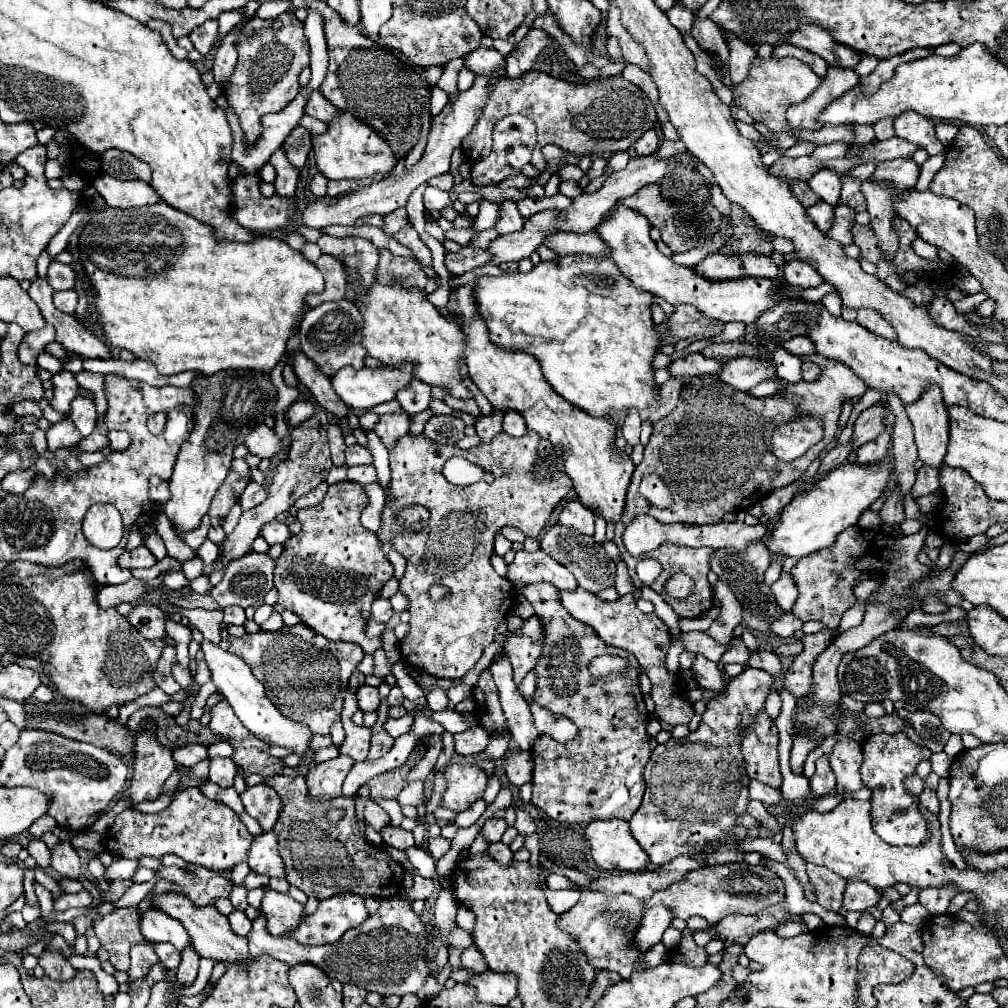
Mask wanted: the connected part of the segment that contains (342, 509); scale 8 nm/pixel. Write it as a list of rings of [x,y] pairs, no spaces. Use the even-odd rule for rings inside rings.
[[[341,481],[329,485],[329,491],[319,505],[299,509],[297,519],[303,525],[303,531],[287,539],[283,553],[275,561],[275,589],[279,591],[279,605],[299,615],[303,623],[311,627],[315,633],[321,633],[323,637],[333,641],[357,643],[365,653],[373,653],[375,649],[381,647],[381,637],[369,639],[365,635],[365,625],[371,615],[371,603],[377,599],[385,581],[393,577],[393,565],[381,551],[379,537],[359,523],[361,511],[365,507],[367,507],[367,493],[363,485],[353,481]]]

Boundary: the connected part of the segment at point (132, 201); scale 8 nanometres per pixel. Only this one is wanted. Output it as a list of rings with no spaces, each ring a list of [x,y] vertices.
[[[101,173],[95,181],[93,187],[97,193],[107,201],[109,207],[145,207],[145,205],[155,205],[161,201],[161,197],[155,193],[155,189],[149,183],[143,181],[119,181],[109,177],[107,173]]]

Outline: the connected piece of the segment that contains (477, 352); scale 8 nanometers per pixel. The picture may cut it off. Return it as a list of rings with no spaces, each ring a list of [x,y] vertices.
[[[477,317],[477,319],[469,321],[469,323],[465,323],[461,329],[467,335],[465,359],[467,359],[469,375],[471,375],[473,383],[479,387],[479,391],[489,399],[489,403],[495,409],[499,409],[503,413],[507,413],[511,409],[517,411],[525,419],[527,429],[535,431],[541,439],[547,439],[547,441],[551,441],[553,447],[561,449],[561,459],[565,463],[565,473],[571,477],[573,487],[575,487],[575,491],[579,495],[579,501],[585,507],[599,509],[601,515],[605,517],[605,521],[617,523],[621,519],[621,513],[623,513],[625,495],[627,495],[627,487],[629,487],[629,481],[631,481],[635,465],[631,463],[629,457],[623,455],[623,451],[615,449],[615,431],[617,431],[615,421],[609,415],[607,415],[607,419],[595,419],[595,417],[587,415],[585,411],[579,411],[579,407],[567,403],[559,393],[553,391],[553,387],[547,385],[547,381],[543,379],[541,367],[535,361],[535,357],[525,355],[523,351],[505,351],[505,349],[495,347],[489,341],[489,331],[487,331],[483,319]]]

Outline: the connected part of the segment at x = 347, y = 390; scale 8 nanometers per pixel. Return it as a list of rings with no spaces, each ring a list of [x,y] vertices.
[[[381,365],[379,369],[353,369],[345,367],[339,369],[331,377],[331,385],[335,393],[347,407],[353,409],[371,409],[379,403],[391,401],[395,393],[407,387],[413,381],[411,367],[405,369],[391,369]]]

